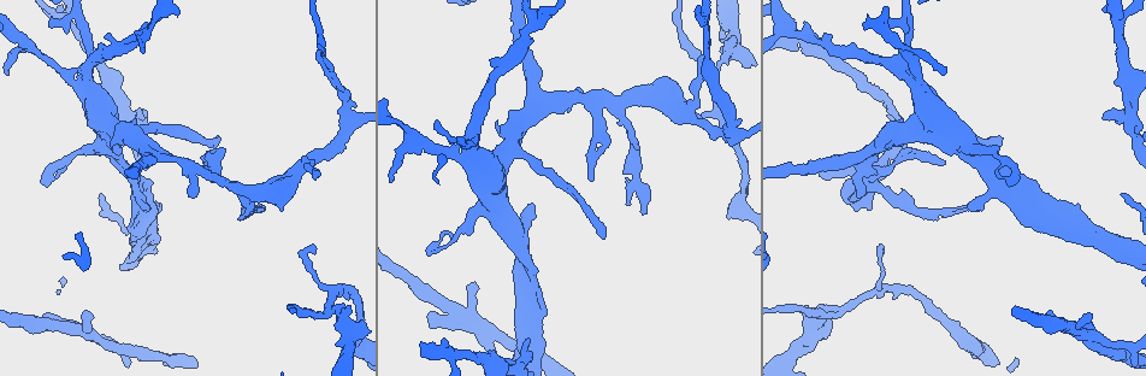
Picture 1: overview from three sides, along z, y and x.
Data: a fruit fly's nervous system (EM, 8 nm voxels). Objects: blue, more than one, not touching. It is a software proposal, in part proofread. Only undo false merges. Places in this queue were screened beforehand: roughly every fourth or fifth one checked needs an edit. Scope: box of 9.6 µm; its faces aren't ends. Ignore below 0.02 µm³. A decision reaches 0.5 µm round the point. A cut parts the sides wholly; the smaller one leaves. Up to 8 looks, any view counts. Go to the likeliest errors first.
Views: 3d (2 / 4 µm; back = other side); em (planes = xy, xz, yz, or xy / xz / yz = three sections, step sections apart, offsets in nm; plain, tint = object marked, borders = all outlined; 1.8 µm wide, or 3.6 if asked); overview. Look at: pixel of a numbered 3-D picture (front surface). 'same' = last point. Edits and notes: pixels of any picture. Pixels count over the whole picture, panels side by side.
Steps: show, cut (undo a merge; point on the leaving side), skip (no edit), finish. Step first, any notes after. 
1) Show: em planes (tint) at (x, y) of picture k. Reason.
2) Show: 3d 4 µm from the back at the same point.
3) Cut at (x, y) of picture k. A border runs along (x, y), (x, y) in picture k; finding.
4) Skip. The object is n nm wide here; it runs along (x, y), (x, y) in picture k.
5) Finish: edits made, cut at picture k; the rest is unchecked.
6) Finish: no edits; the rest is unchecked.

Show: em yz step 16 (tint) at (1087, 336) of picture 1.

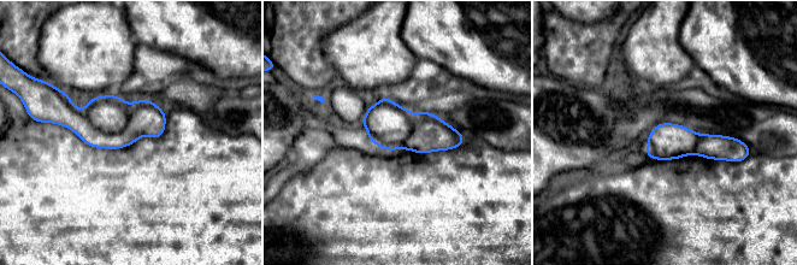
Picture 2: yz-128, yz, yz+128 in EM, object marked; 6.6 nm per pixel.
Show: em planes (tint) at the same point. Cut it another way.

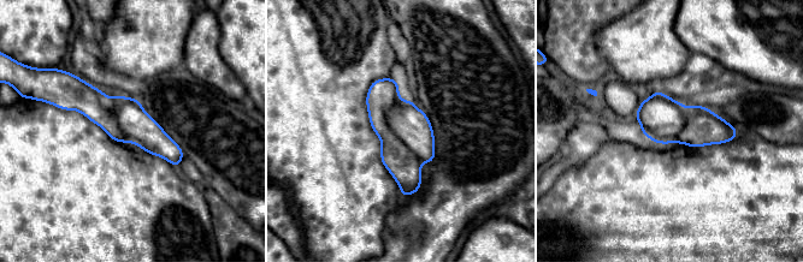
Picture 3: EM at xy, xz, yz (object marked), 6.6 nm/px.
Cut at (402, 164) of picture 3. Two neurons meet here.

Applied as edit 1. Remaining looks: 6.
Show: overview. See it whole again.

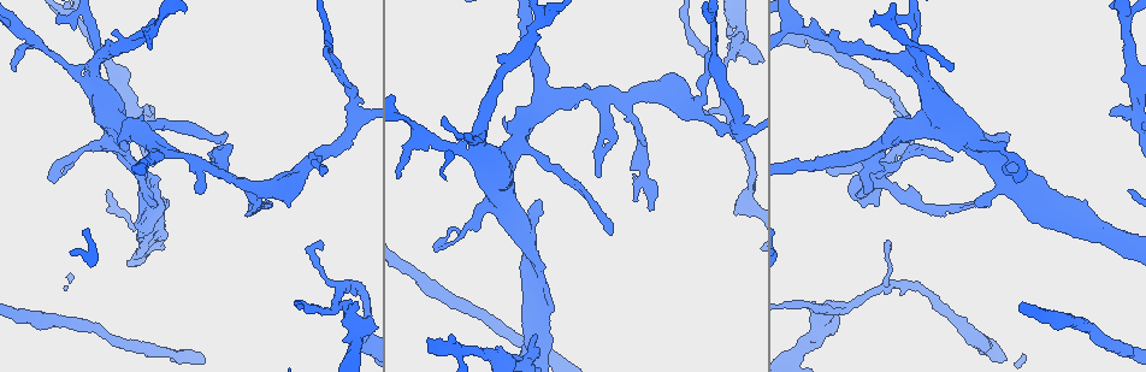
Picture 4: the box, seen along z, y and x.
Show: em planes (plain) at (910, 68) of picture 4. Sudden change in width.

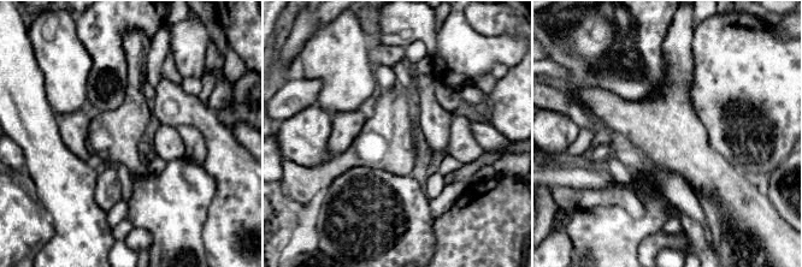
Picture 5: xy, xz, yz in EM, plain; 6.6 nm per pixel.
Show: em planes (tint) at the same point. With the object marked.

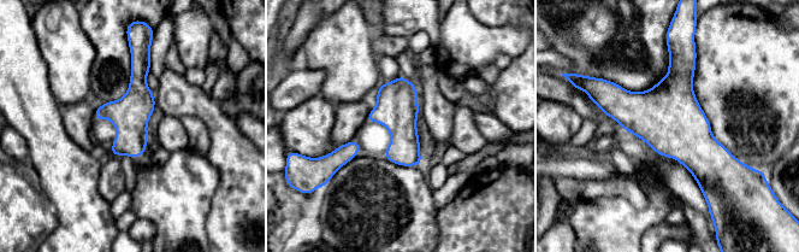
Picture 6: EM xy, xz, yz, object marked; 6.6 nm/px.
Skip. All the same neuron.

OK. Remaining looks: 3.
Show: 3d 2 µm at (328, 30) of picture 4.

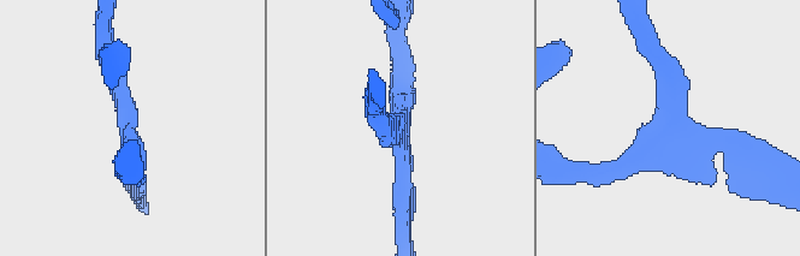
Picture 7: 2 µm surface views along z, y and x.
Show: em planes (plain) at (129, 121) of picture 7. Need the tissue.

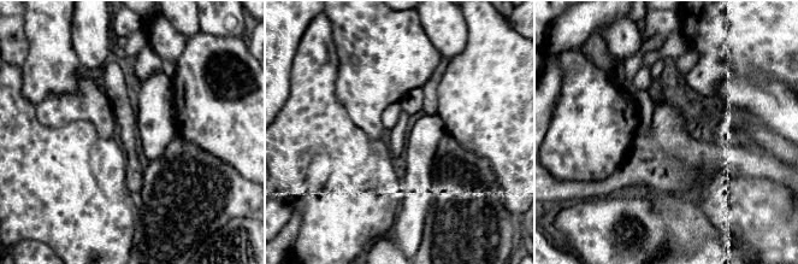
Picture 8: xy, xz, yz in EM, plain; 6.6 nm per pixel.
Show: em planes (tint) at the same point. With the object marked.

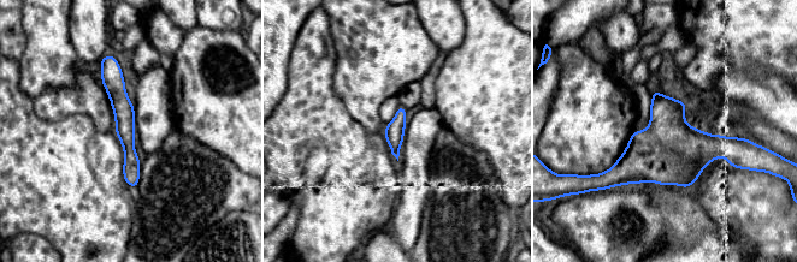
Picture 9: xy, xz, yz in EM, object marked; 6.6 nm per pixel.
Skip. The object is 140 nm wide here; one neuron here.

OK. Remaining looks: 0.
Finish: edits made, cut at picture 3; the rest is unchecked.

